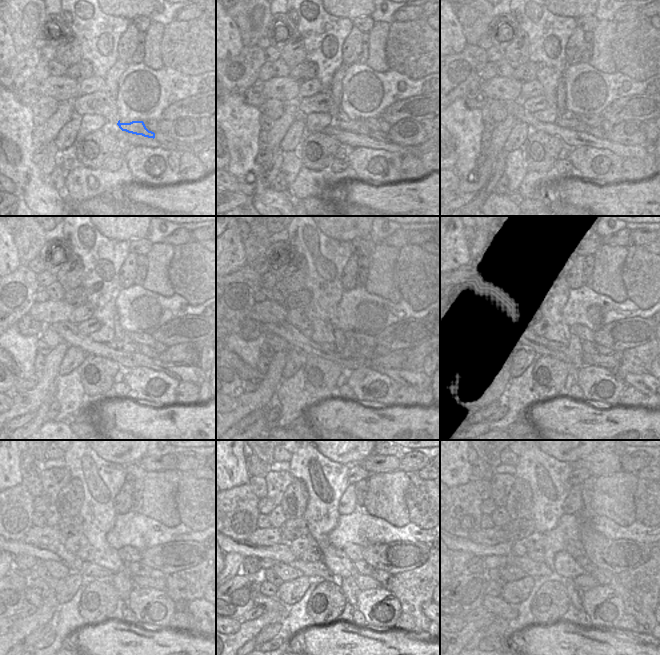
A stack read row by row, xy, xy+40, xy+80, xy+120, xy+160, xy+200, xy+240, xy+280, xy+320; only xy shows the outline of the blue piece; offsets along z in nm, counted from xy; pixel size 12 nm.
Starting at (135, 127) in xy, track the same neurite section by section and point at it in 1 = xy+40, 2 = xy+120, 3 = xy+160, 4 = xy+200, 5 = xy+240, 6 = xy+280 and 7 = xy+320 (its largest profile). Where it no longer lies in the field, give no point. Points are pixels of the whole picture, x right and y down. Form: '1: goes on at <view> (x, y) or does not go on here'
1: goes on at xy+40 (357, 126)
2: goes on at xy+120 (113, 344)
3: goes on at xy+160 (325, 347)
4: goes on at xy+200 (551, 345)
5: goes on at xy+240 (89, 569)
6: goes on at xy+280 (311, 569)
7: goes on at xy+320 (531, 568)

